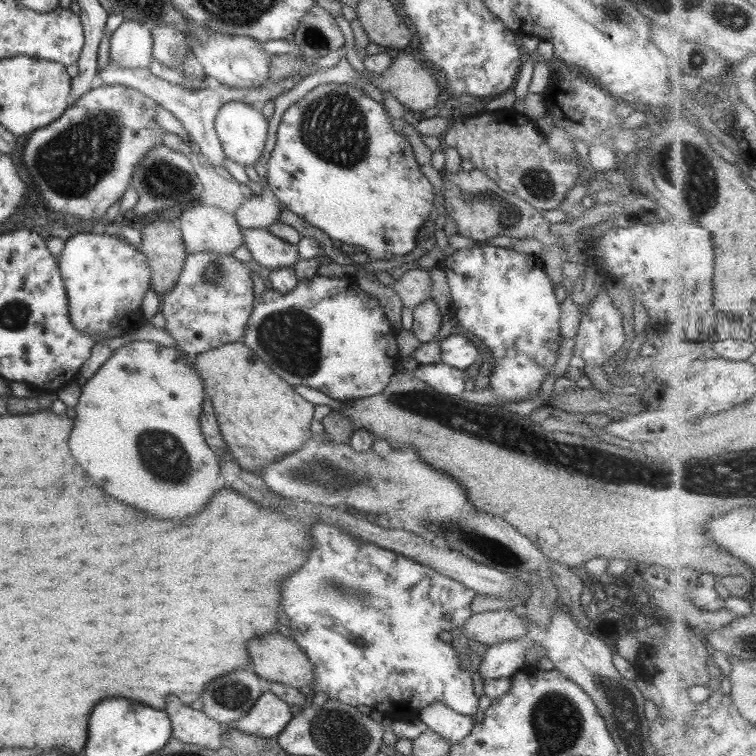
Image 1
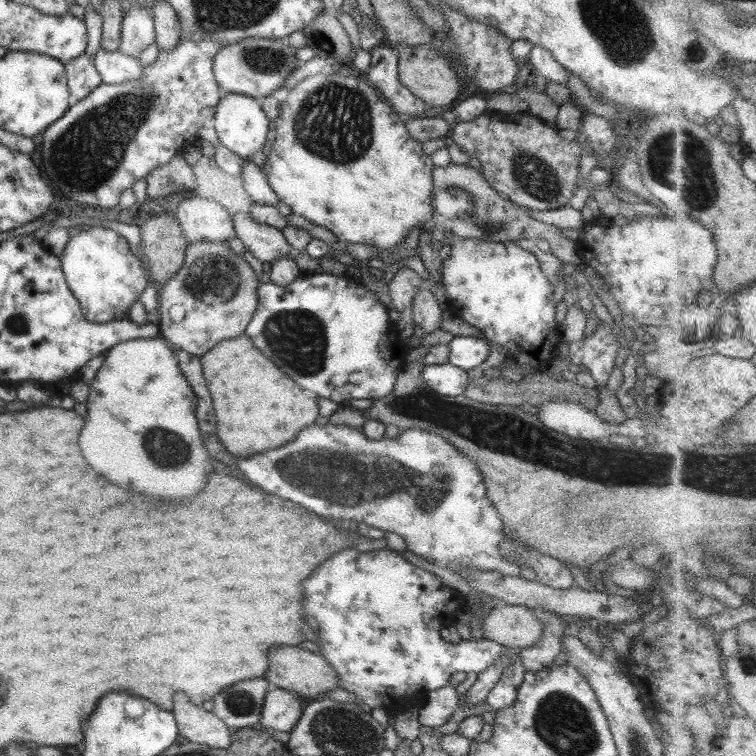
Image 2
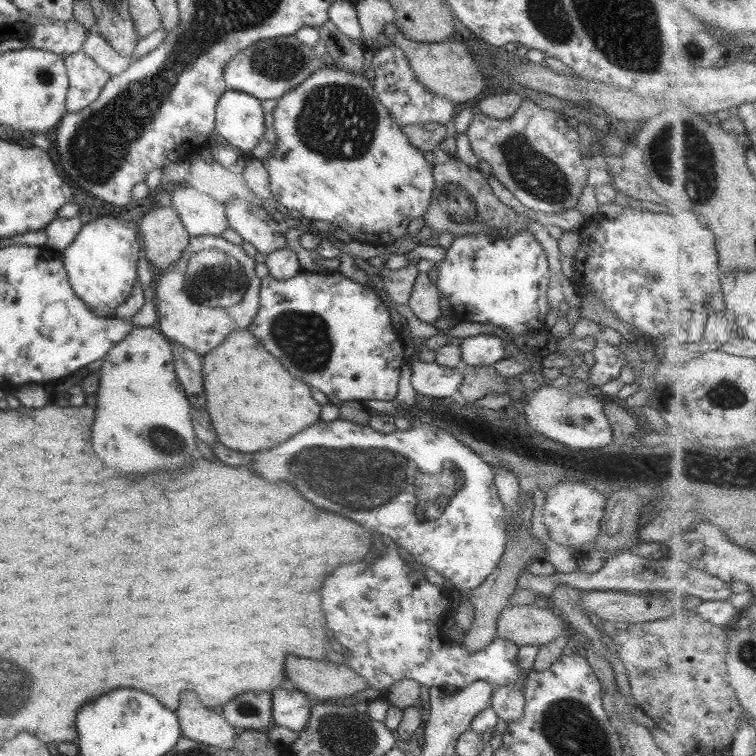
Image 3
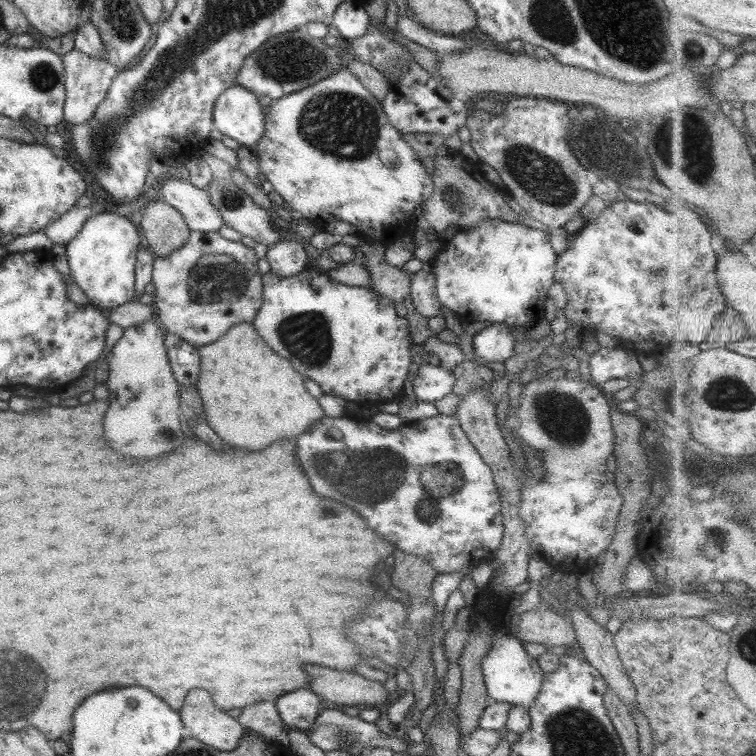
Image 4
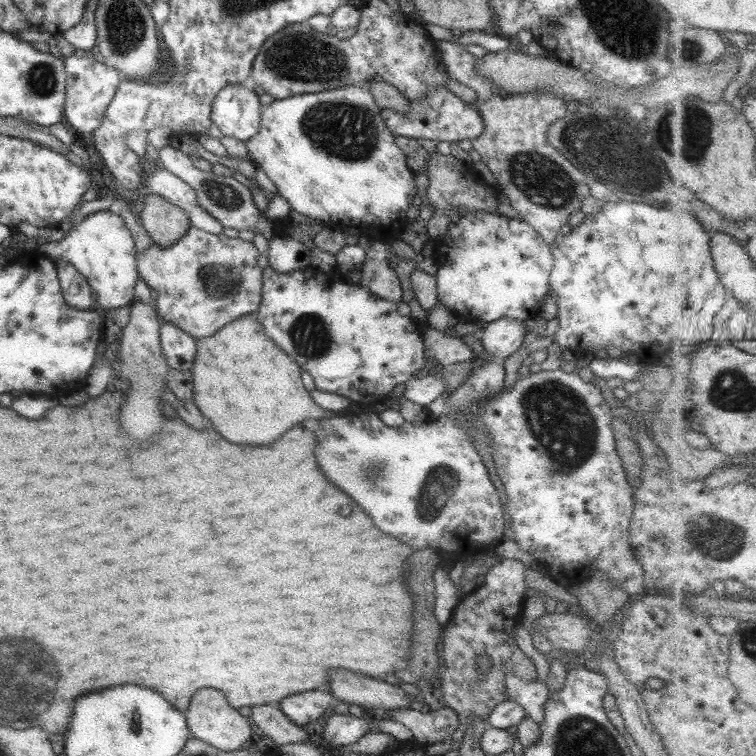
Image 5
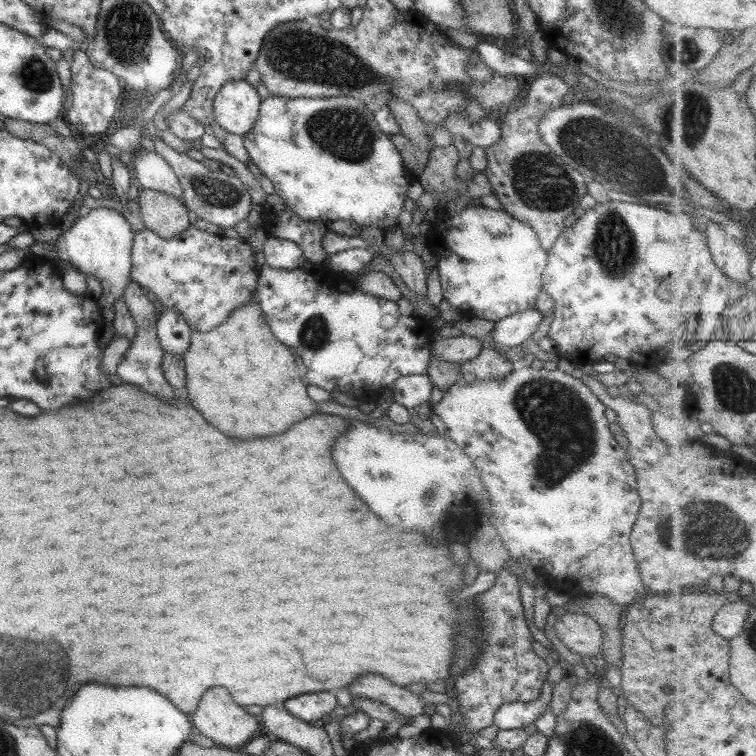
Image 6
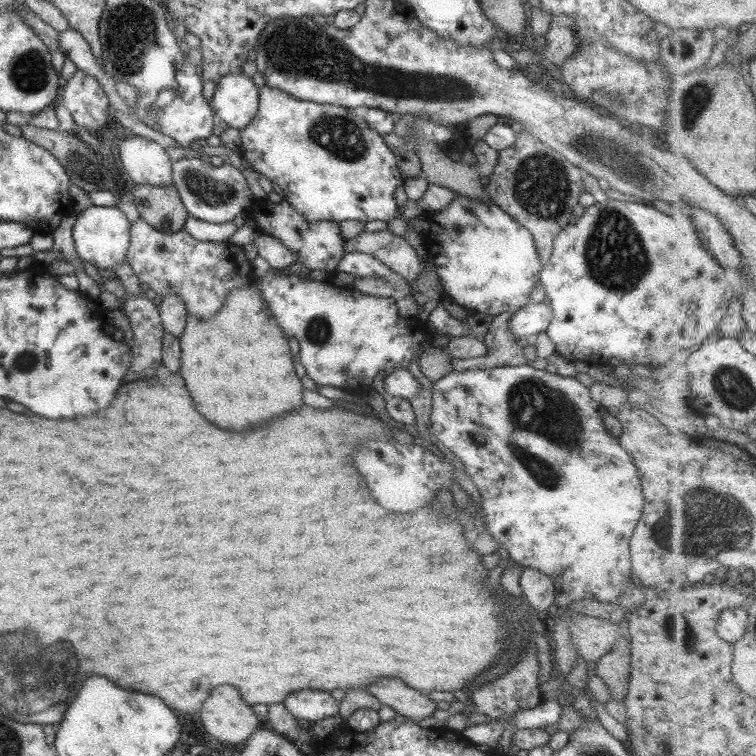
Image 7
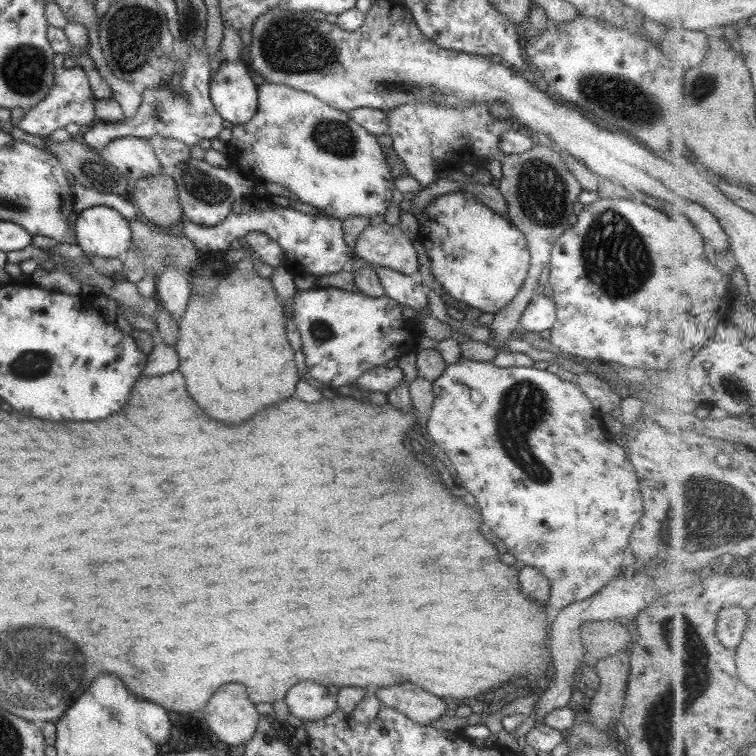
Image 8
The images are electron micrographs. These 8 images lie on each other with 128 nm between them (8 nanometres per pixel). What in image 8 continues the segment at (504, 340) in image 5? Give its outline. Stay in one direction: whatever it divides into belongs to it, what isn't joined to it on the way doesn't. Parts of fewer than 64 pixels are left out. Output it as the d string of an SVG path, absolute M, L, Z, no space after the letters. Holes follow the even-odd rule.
M549 294L534 296L519 317L520 329L527 330L529 336L536 336L541 330L547 330L555 322L555 309Z

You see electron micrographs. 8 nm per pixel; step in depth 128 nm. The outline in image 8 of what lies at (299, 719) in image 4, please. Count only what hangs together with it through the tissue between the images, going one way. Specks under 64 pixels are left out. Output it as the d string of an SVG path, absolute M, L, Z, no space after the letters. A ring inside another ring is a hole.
M299 682L282 700L288 712L295 718L304 721L319 720L336 711L335 696L327 693L327 689L315 682Z

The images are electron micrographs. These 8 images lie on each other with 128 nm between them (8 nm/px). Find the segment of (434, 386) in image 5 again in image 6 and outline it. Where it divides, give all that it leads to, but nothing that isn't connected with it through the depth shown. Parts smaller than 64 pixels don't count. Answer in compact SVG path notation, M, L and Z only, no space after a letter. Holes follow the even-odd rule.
M410 375L397 379L391 385L393 401L407 410L425 404L431 398L432 384L426 375Z

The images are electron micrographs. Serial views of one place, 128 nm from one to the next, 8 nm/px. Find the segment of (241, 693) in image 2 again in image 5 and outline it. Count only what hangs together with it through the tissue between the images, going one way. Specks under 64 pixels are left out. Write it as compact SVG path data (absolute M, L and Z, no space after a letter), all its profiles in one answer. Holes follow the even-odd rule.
M255 705L250 707L250 722L255 724L263 737L269 738L277 748L283 744L309 741L307 733L289 720L277 705Z

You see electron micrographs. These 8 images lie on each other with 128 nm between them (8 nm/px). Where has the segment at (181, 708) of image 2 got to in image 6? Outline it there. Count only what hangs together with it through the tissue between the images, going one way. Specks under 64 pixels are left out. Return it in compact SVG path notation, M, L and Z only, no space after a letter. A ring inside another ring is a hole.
M209 688L203 692L203 696L199 698L199 704L190 714L190 722L192 723L194 734L199 738L209 738L215 744L221 746L239 746L239 744L247 744L247 740L253 736L253 732L257 730L257 721L255 716L249 715L243 711L242 707L235 704L225 688Z

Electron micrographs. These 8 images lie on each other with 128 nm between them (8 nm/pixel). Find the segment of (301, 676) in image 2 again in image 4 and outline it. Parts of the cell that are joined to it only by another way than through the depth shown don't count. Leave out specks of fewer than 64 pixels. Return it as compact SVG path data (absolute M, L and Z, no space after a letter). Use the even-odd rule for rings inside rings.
M317 664L303 666L303 672L309 676L306 688L313 691L320 699L344 706L374 707L385 699L387 703L395 698L385 695L383 683L365 679L356 672L338 671L321 668Z

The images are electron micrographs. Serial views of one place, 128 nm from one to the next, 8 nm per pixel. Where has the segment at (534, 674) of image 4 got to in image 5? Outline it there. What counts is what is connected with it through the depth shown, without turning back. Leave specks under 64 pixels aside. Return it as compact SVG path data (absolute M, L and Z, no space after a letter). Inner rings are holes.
M505 675L502 680L506 700L516 702L533 722L537 724L543 718L543 703L546 701L548 688L538 675L535 680L523 680L515 675Z

